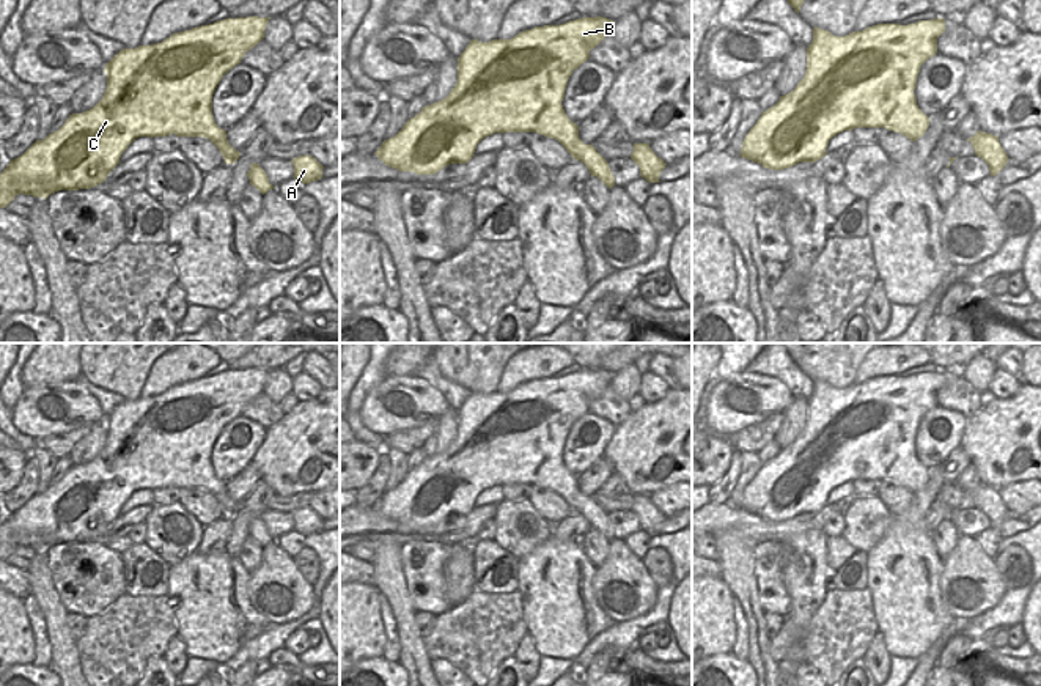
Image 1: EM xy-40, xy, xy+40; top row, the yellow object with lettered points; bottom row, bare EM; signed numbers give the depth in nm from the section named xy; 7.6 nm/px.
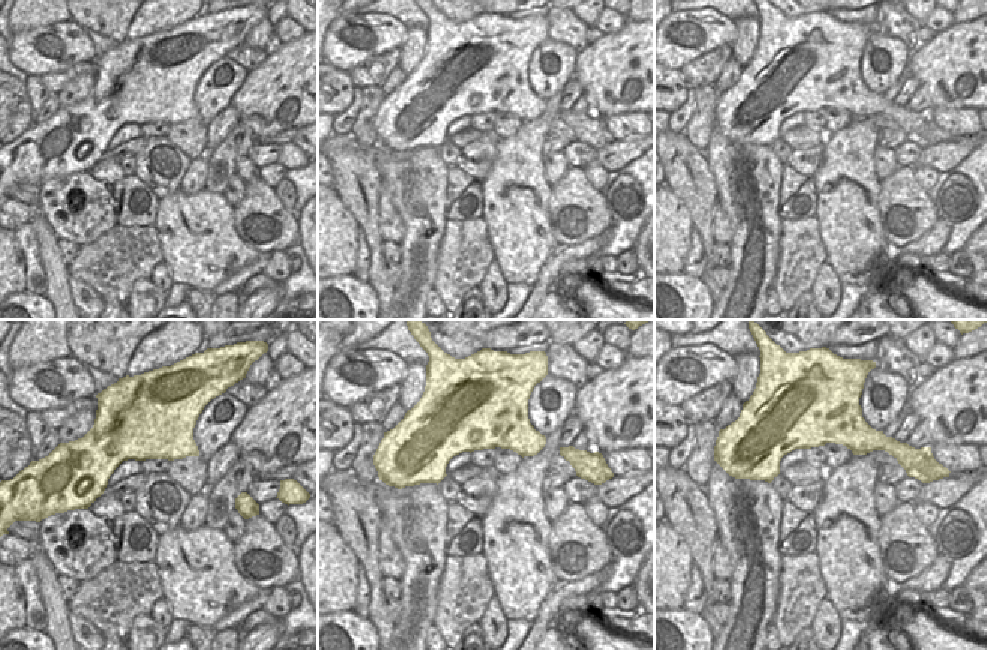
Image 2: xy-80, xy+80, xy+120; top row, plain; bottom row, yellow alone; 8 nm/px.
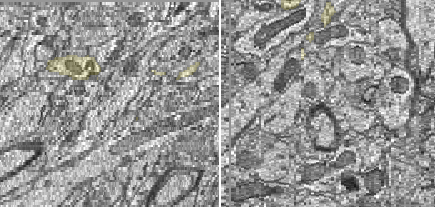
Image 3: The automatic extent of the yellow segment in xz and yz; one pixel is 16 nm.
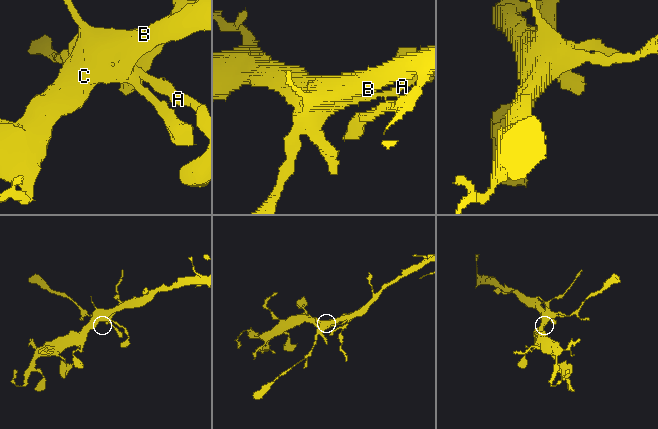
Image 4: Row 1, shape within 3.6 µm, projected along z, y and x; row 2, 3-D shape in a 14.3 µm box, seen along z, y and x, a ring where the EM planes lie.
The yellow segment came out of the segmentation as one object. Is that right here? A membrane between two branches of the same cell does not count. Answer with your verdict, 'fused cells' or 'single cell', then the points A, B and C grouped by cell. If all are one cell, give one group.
single cell | A B C

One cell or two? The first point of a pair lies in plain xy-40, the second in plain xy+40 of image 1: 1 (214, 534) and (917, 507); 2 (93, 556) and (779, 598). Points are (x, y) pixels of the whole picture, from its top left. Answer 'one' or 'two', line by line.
1: two
2: one

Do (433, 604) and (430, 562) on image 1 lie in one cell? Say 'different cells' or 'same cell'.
same cell

